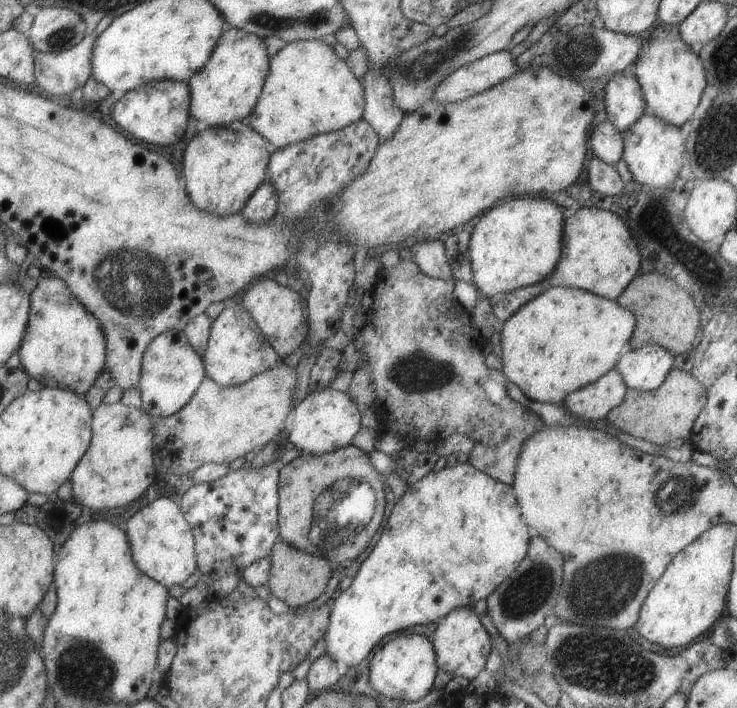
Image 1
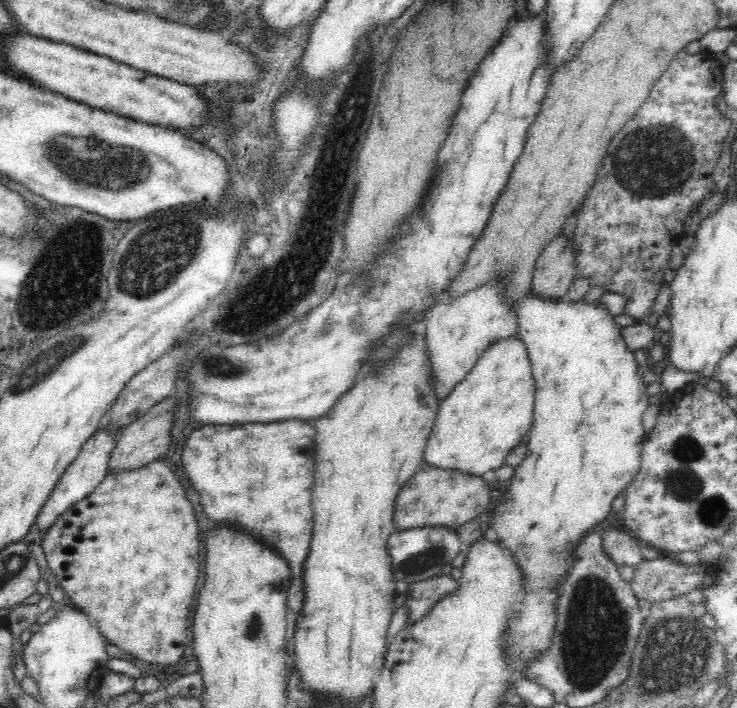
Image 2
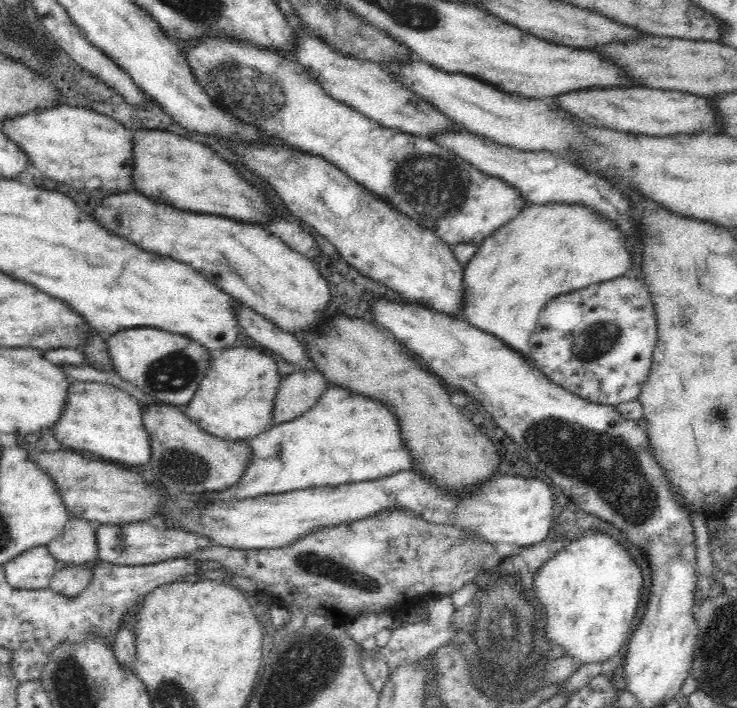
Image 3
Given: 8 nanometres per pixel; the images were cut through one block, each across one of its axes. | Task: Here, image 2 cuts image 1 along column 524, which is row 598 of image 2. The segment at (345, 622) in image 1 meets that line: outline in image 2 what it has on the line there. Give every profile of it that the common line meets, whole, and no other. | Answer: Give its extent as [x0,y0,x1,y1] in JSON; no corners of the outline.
[490,290,649,680]

